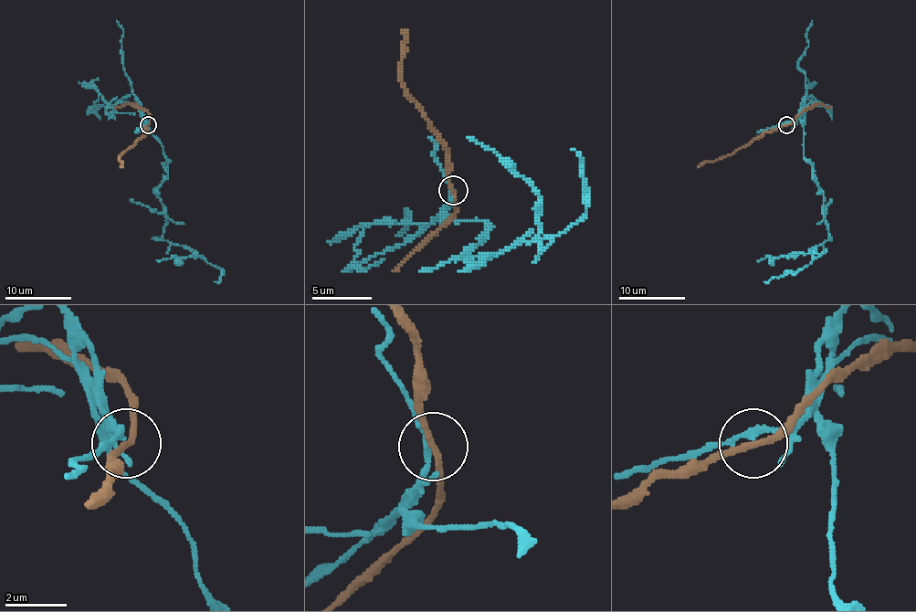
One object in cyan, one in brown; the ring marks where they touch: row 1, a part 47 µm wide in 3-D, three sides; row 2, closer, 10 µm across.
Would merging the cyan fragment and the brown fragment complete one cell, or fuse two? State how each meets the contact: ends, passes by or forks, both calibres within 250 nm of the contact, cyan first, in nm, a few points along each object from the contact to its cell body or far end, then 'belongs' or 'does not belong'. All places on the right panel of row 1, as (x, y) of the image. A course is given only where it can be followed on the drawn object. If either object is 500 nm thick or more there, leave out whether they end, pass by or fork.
cyan passes by; brown passes by; 180 nm thick on the cyan side, 190 nm on the other; cyan runs (787, 124), (798, 120), (802, 124), (804, 157), (823, 194), (828, 238), (798, 271), (763, 281); brown runs (787, 124), (762, 132), (725, 157), (704, 161), (698, 167); does not belong

